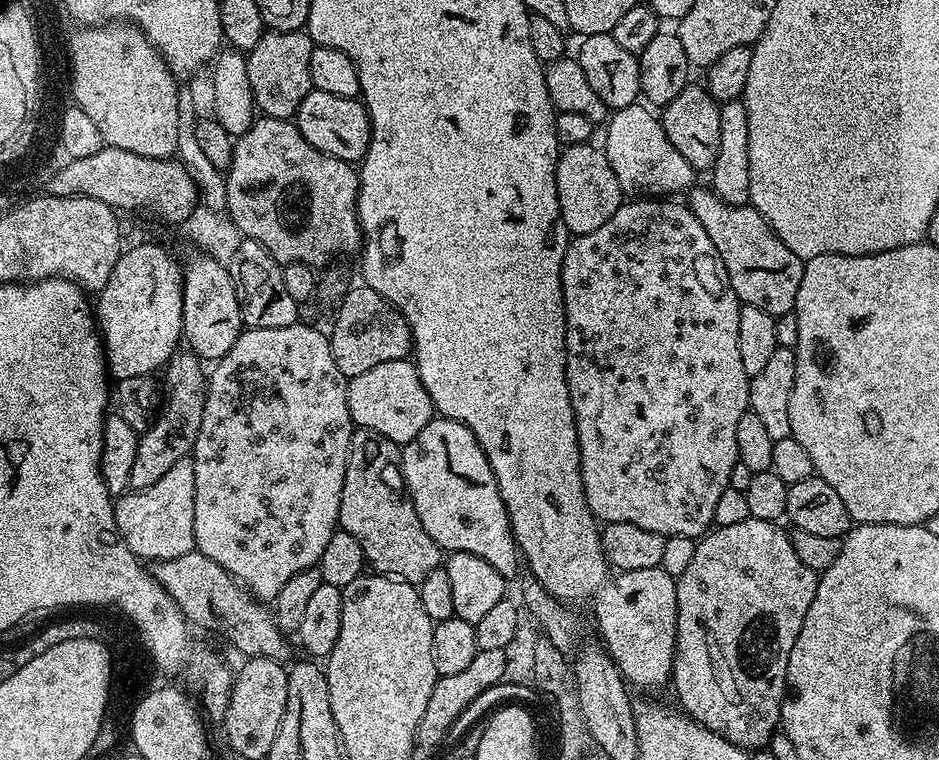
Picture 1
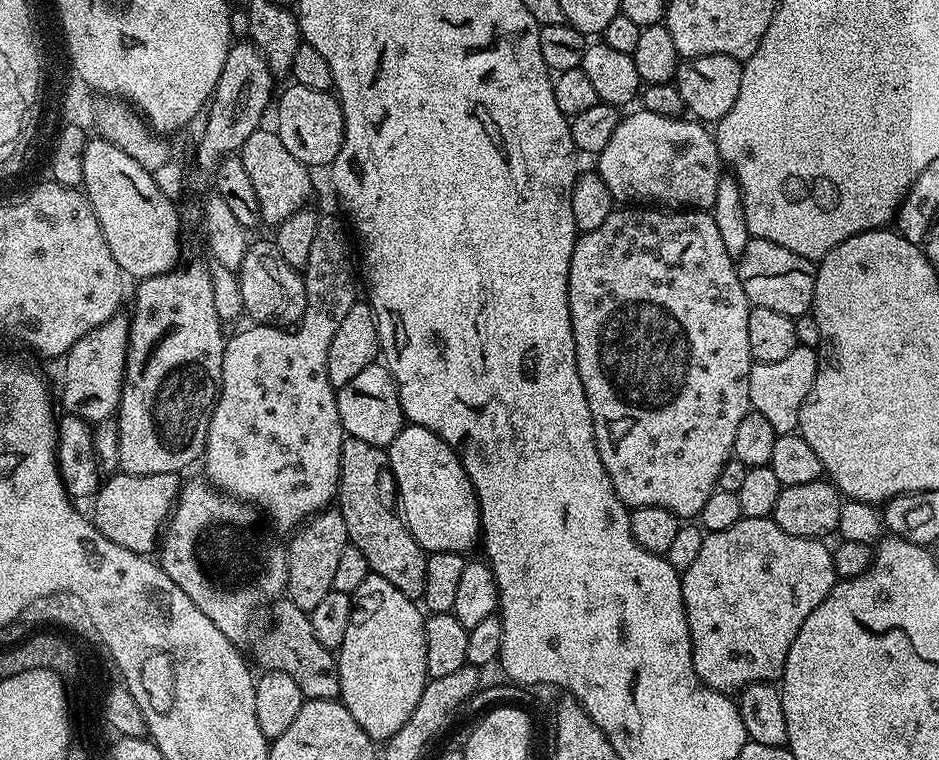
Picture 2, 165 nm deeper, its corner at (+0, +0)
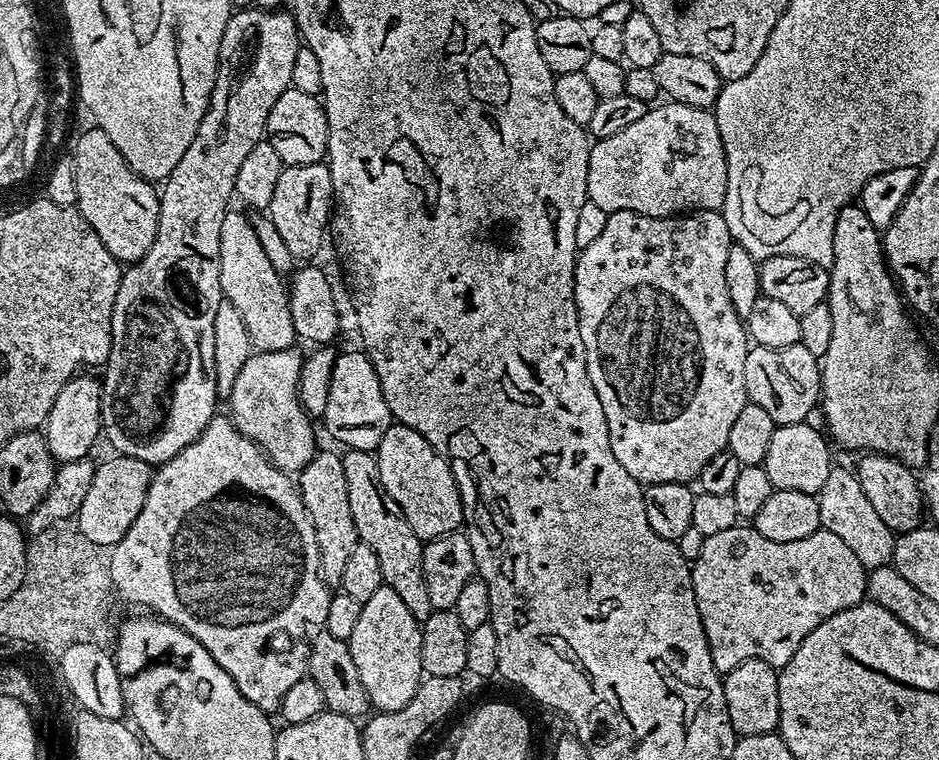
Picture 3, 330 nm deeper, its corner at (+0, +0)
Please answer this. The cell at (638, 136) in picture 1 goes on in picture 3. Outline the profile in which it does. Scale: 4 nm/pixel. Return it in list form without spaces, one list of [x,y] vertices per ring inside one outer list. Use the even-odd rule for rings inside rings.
[[[675,102],[663,103],[649,107],[638,122],[619,130],[618,134],[610,134],[610,138],[595,141],[589,147],[588,199],[594,202],[594,206],[602,206],[602,210],[608,213],[630,210],[650,218],[723,209],[728,185],[728,163],[715,115],[706,108]]]

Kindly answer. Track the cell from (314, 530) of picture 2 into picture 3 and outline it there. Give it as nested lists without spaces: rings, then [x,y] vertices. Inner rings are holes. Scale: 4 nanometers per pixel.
[[[317,451],[316,457],[298,473],[300,497],[306,506],[306,514],[310,514],[310,522],[314,526],[314,538],[318,542],[318,558],[320,559],[320,577],[329,586],[339,585],[349,555],[354,546],[360,543],[360,535],[354,526],[354,517],[350,514],[350,497],[346,491],[346,470],[342,470],[343,455],[338,451]]]

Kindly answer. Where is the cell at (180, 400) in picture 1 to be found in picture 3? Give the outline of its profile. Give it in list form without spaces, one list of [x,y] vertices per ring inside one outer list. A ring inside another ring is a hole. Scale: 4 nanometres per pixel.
[[[251,6],[233,11],[232,16],[226,22],[226,30],[222,34],[222,42],[218,50],[218,70],[216,71],[216,85],[212,91],[212,97],[208,103],[206,114],[194,134],[194,142],[186,146],[186,154],[182,154],[182,159],[178,161],[178,166],[163,181],[159,189],[160,213],[158,214],[158,230],[156,231],[156,241],[146,250],[146,254],[135,264],[127,265],[123,269],[118,286],[118,294],[114,298],[115,310],[112,312],[112,349],[108,355],[102,371],[101,387],[101,422],[103,424],[103,435],[113,444],[115,451],[122,456],[138,458],[142,462],[159,466],[164,464],[174,454],[186,450],[190,442],[194,442],[206,430],[206,426],[217,415],[218,395],[216,391],[215,362],[214,362],[214,316],[217,313],[218,304],[221,300],[220,291],[220,239],[222,238],[222,218],[230,210],[228,204],[234,200],[236,190],[236,179],[238,178],[238,166],[246,159],[246,154],[254,150],[254,146],[265,139],[266,118],[270,114],[270,106],[278,102],[278,98],[291,85],[291,72],[294,70],[294,57],[298,55],[298,50],[302,47],[300,32],[296,28],[296,18],[291,11],[269,10]]]

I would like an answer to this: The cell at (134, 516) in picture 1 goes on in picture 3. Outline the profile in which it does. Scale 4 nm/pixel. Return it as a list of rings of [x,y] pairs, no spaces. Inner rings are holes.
[[[112,454],[109,460],[100,460],[96,465],[94,482],[90,482],[90,491],[79,512],[74,517],[74,523],[81,533],[91,542],[102,543],[103,546],[113,547],[134,526],[142,504],[146,502],[148,487],[154,475],[153,465],[142,462],[138,458],[130,458]]]

